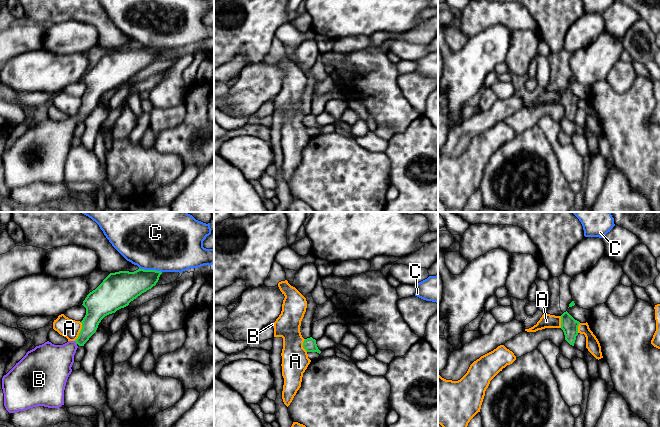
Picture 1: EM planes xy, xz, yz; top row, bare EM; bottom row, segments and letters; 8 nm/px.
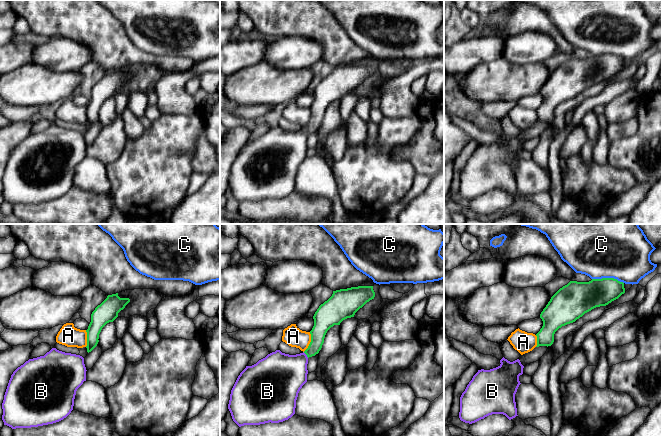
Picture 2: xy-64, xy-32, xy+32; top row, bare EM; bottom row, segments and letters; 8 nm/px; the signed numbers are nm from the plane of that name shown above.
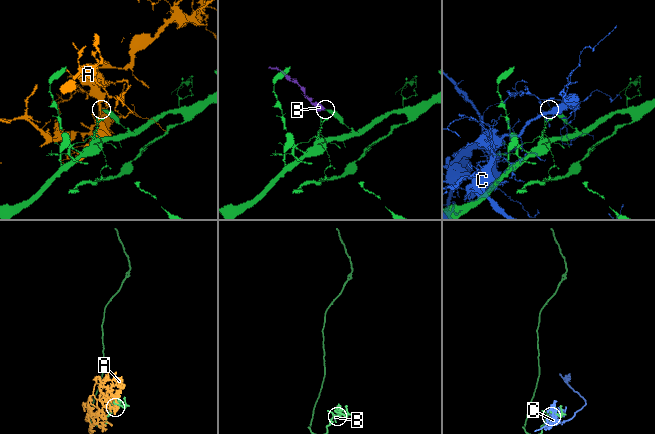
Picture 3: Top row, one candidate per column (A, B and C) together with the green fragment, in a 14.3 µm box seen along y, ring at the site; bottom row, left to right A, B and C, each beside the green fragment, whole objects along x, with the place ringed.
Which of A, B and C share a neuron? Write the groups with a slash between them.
A / B / C

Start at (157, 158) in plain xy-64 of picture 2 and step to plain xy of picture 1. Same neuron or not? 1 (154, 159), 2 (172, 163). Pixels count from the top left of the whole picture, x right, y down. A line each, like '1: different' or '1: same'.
1: same
2: same

